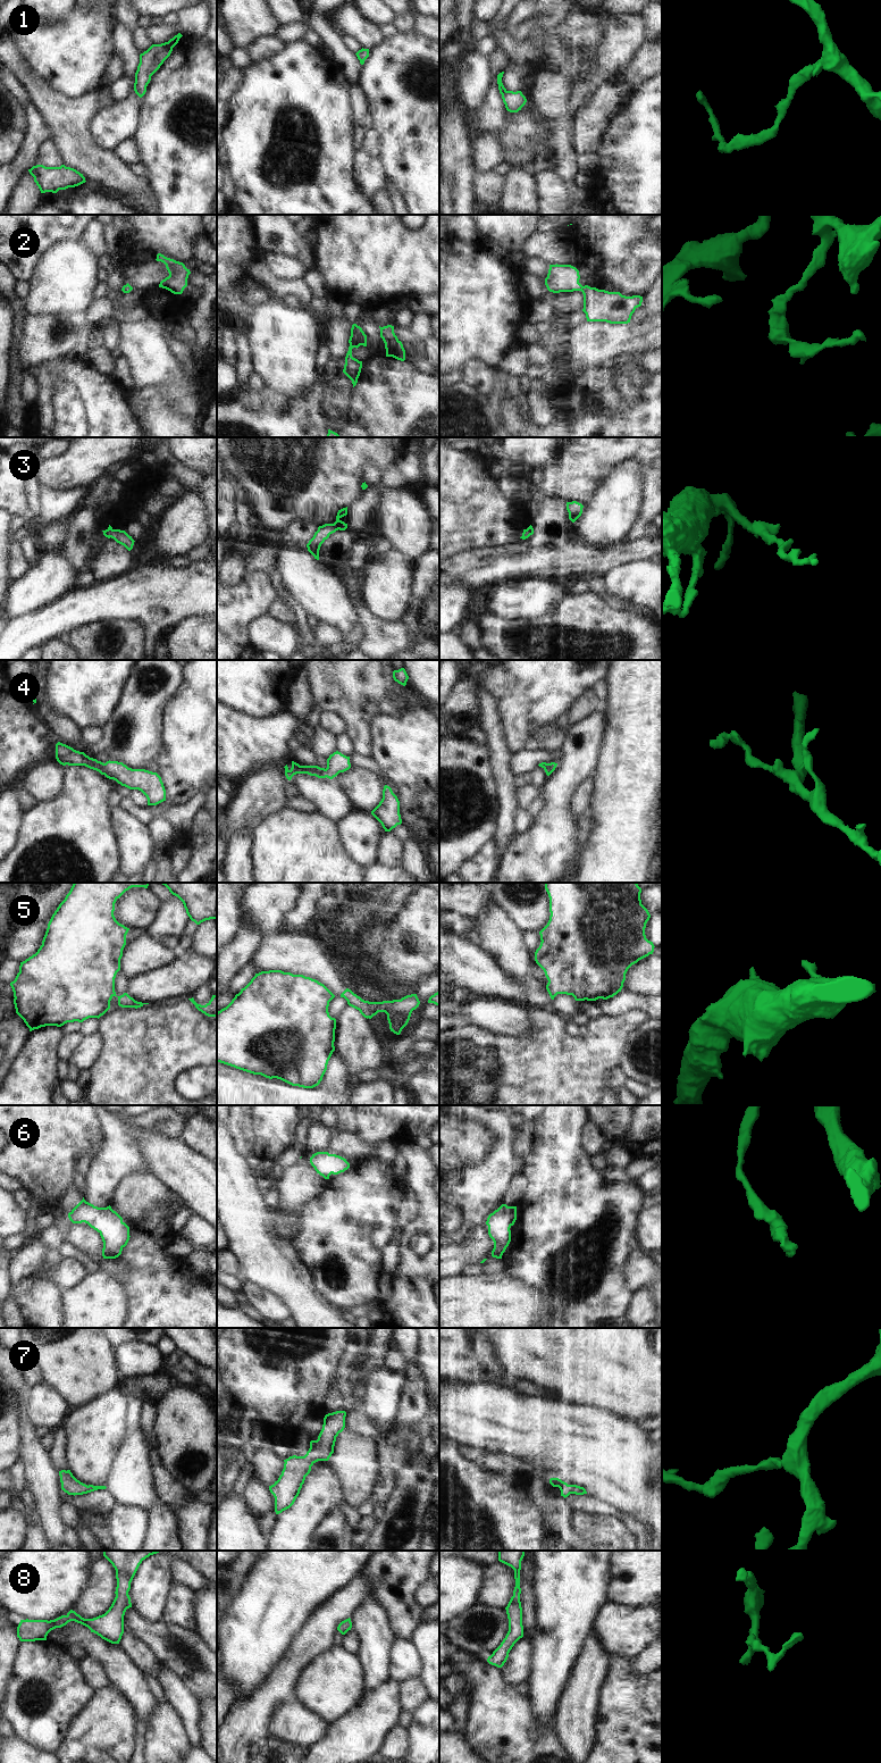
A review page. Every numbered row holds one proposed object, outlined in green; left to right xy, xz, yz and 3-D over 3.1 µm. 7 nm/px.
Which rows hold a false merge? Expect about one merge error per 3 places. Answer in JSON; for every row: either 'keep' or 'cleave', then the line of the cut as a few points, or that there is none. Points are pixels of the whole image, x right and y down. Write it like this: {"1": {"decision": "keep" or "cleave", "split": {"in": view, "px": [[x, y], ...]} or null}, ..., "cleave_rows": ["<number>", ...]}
{"1": {"decision": "keep", "split": null}, "2": {"decision": "keep", "split": null}, "3": {"decision": "keep", "split": null}, "4": {"decision": "keep", "split": null}, "5": {"decision": "cleave", "split": {"in": "xy", "px": [[115, 993], [112, 995]]}}, "6": {"decision": "keep", "split": null}, "7": {"decision": "keep", "split": null}, "8": {"decision": "keep", "split": null}, "cleave_rows": ["5"]}

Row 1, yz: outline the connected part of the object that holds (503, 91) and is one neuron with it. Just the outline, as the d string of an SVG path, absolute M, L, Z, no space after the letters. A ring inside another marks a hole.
M504 72L497 75L498 90L500 93L502 94L503 102L507 111L518 112L526 105L527 99L521 91L513 92L513 91L507 91L504 87L502 83L503 74Z

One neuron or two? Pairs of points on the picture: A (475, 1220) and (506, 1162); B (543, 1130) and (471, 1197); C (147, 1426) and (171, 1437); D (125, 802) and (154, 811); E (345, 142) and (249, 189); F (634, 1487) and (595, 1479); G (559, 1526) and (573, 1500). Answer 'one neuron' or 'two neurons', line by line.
A: one neuron
B: two neurons
C: two neurons
D: one neuron
E: one neuron
F: one neuron
G: two neurons

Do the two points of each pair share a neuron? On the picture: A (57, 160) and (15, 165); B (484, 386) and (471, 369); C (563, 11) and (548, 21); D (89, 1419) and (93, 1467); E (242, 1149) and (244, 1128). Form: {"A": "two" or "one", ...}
{"A": "two", "B": "one", "C": "one", "D": "one", "E": "one"}

